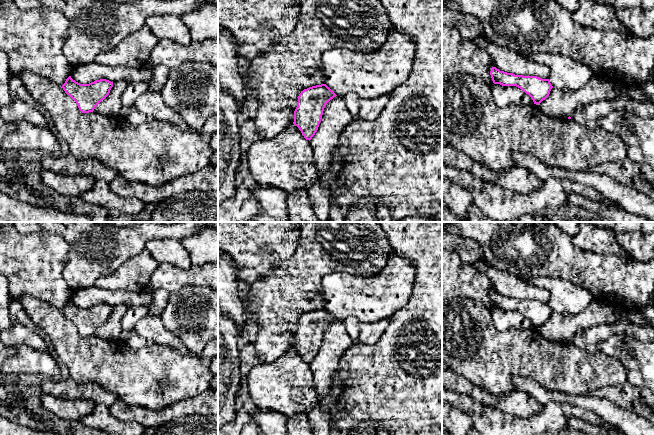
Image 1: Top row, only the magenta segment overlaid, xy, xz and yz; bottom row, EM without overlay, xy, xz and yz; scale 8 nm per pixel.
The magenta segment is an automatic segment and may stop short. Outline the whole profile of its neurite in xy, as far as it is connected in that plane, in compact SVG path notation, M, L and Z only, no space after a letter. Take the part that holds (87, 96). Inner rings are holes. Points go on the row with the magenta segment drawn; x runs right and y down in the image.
M69 76L62 85L63 90L77 104L82 113L93 112L95 107L110 93L113 82L100 79L89 84L80 84Z

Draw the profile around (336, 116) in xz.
M336 96L325 106L321 122L310 140L317 177L307 193L313 203L313 209L321 222L328 222L331 194L322 185L321 178L330 167L330 158L337 145L342 130L353 121L343 97Z

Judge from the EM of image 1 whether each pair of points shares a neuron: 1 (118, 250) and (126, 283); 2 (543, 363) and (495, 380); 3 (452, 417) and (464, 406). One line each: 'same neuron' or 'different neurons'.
1: different neurons
2: same neuron
3: different neurons

